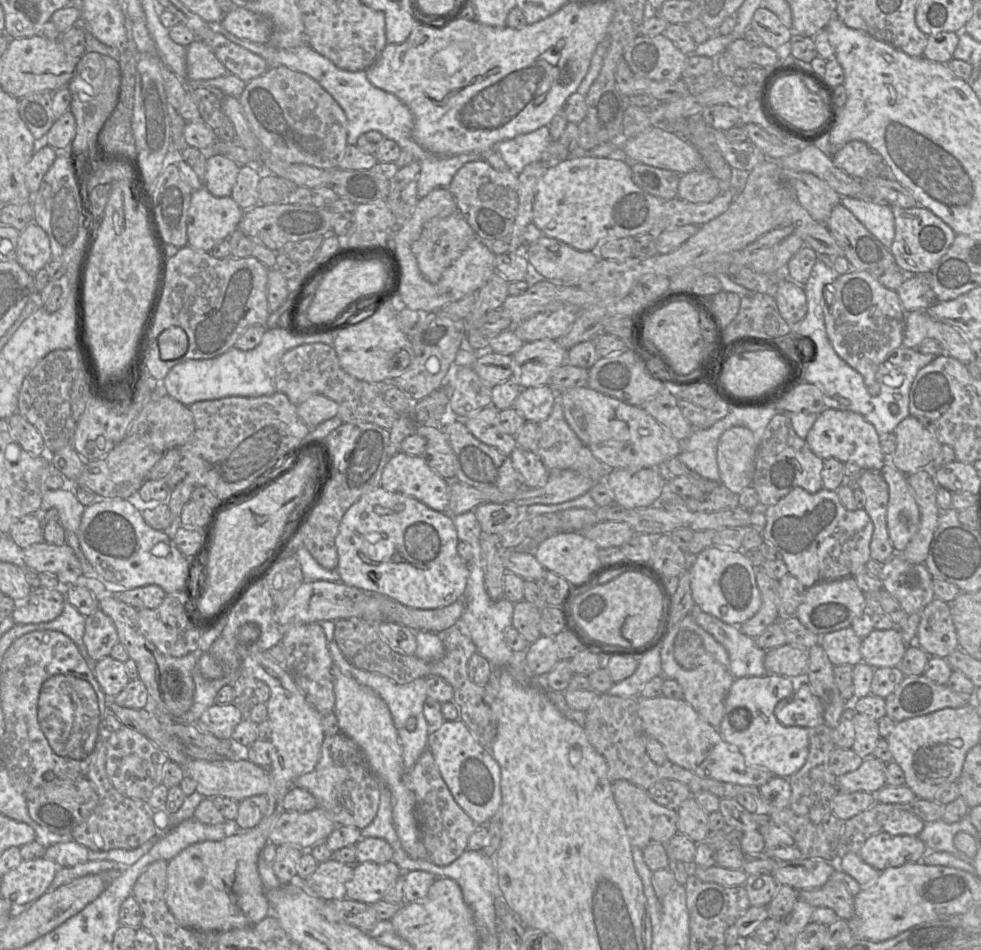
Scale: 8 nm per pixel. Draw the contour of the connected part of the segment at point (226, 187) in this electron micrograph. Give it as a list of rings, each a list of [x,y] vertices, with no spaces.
[[[208,156],[205,167],[205,188],[216,197],[231,196],[239,169],[239,164],[225,156]]]

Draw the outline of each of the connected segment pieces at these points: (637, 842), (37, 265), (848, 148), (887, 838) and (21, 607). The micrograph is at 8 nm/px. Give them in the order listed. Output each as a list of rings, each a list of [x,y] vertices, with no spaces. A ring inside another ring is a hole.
[[[622,779],[613,782],[611,787],[632,846],[644,849],[651,844],[665,844],[678,833],[677,811],[656,803],[648,795],[647,790]]]
[[[36,223],[20,231],[15,260],[29,274],[35,275],[51,259],[50,241],[46,232]]]
[[[859,140],[846,143],[831,158],[837,168],[852,177],[861,180],[876,177],[894,179],[881,155]]]
[[[881,831],[869,837],[859,851],[864,862],[884,871],[907,863],[922,862],[928,852],[925,843],[915,835],[891,835]]]
[[[38,587],[32,589],[26,600],[17,604],[11,616],[18,625],[46,623],[56,619],[62,613],[63,607],[64,596],[60,591]]]

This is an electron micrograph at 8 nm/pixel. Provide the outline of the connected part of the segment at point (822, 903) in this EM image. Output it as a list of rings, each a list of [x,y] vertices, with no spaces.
[[[835,870],[823,886],[800,890],[799,900],[814,908],[830,908],[840,919],[848,921],[854,915],[854,899],[861,889],[861,885],[850,875]]]

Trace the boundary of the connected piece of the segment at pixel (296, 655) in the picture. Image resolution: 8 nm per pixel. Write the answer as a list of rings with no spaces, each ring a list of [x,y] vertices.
[[[319,623],[292,625],[283,628],[280,644],[286,657],[286,671],[290,674],[306,701],[324,717],[334,711],[334,679],[332,657],[328,641]]]

